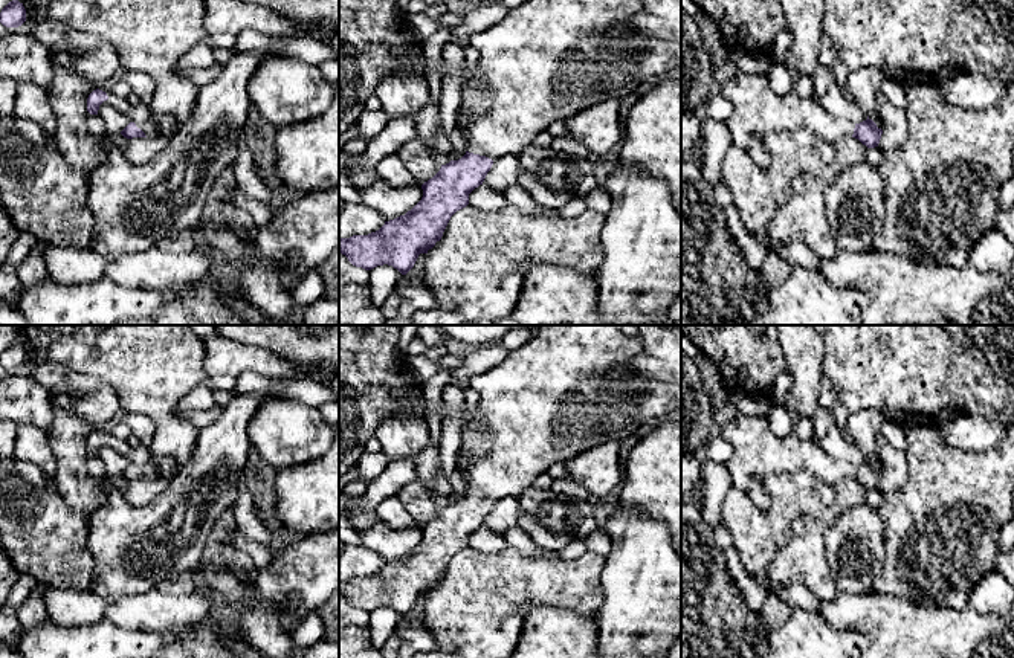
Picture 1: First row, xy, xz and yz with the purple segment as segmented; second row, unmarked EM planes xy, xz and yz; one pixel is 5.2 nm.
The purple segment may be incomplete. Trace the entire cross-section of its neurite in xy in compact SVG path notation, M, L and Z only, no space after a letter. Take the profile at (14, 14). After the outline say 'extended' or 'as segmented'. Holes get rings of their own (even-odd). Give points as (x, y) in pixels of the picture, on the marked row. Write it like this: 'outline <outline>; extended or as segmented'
outline M18 0L9 2L0 12L0 23L6 27L18 27L26 21L26 9Z; as segmented

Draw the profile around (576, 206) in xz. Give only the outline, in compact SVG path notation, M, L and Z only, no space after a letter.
M574 197L567 205L557 209L557 212L565 218L574 218L582 215L586 211L585 197Z

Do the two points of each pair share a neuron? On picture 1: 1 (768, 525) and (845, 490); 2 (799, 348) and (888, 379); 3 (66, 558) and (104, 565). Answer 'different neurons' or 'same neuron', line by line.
1: same neuron
2: different neurons
3: different neurons

